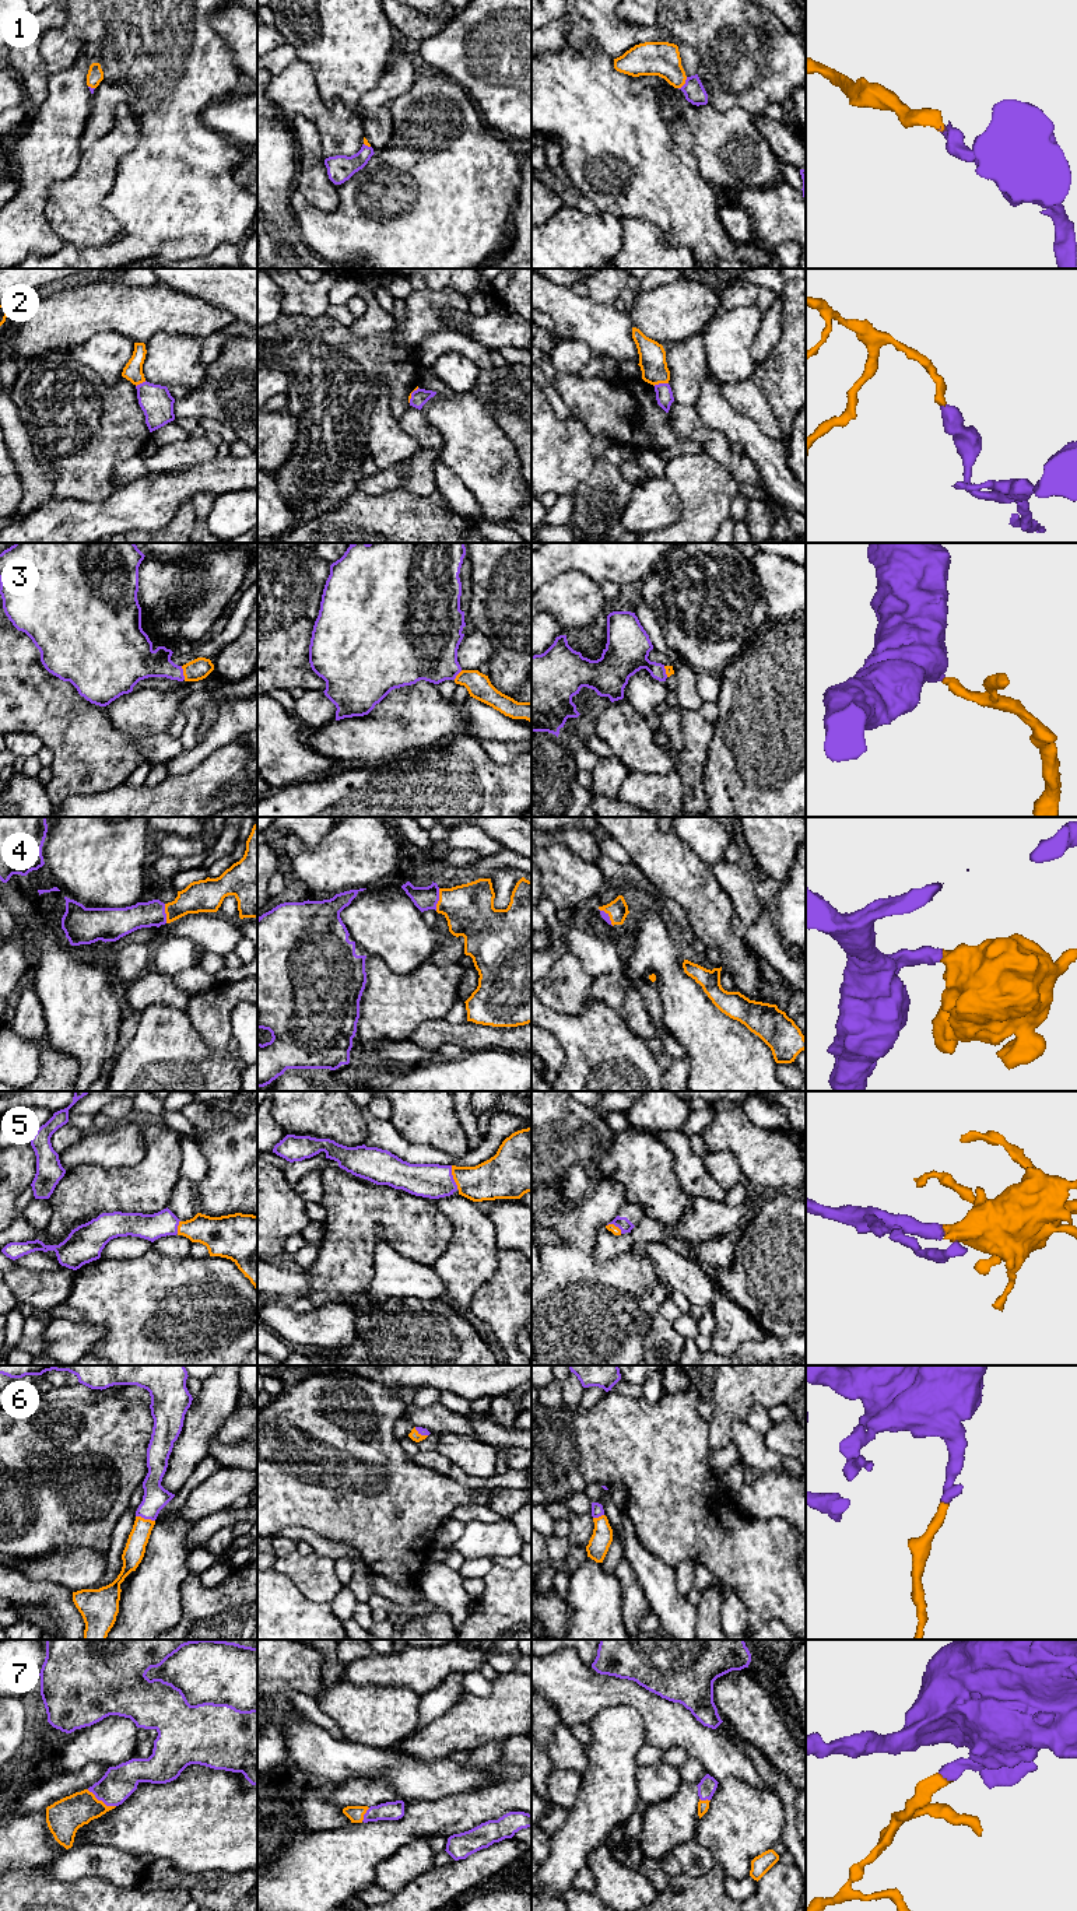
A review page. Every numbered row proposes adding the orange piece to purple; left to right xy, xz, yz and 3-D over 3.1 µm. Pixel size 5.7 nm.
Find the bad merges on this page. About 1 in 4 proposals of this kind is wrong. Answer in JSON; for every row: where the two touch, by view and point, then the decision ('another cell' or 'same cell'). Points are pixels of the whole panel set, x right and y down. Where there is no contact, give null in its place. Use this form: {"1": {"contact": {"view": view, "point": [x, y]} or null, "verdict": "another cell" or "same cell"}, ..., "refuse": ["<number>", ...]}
{"1": {"contact": {"view": "yz", "point": [686, 83]}, "verdict": "same cell"}, "2": {"contact": {"view": "yz", "point": [660, 384]}, "verdict": "another cell"}, "3": {"contact": {"view": "xy", "point": [182, 673]}, "verdict": "same cell"}, "4": {"contact": {"view": "xz", "point": [438, 900]}, "verdict": "same cell"}, "5": {"contact": {"view": "xz", "point": [452, 1177]}, "verdict": "same cell"}, "6": {"contact": {"view": "xy", "point": [146, 1518]}, "verdict": "same cell"}, "7": {"contact": {"view": "xy", "point": [101, 1799]}, "verdict": "same cell"}, "refuse": ["2"]}

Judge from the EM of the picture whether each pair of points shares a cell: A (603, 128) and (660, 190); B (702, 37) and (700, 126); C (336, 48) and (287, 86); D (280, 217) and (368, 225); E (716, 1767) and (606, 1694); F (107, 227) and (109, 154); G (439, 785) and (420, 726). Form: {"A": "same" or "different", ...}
{"A": "same", "B": "different", "C": "different", "D": "different", "E": "same", "F": "same", "G": "different"}

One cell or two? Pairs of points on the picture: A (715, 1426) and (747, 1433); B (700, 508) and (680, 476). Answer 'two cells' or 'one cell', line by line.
A: two cells
B: one cell

